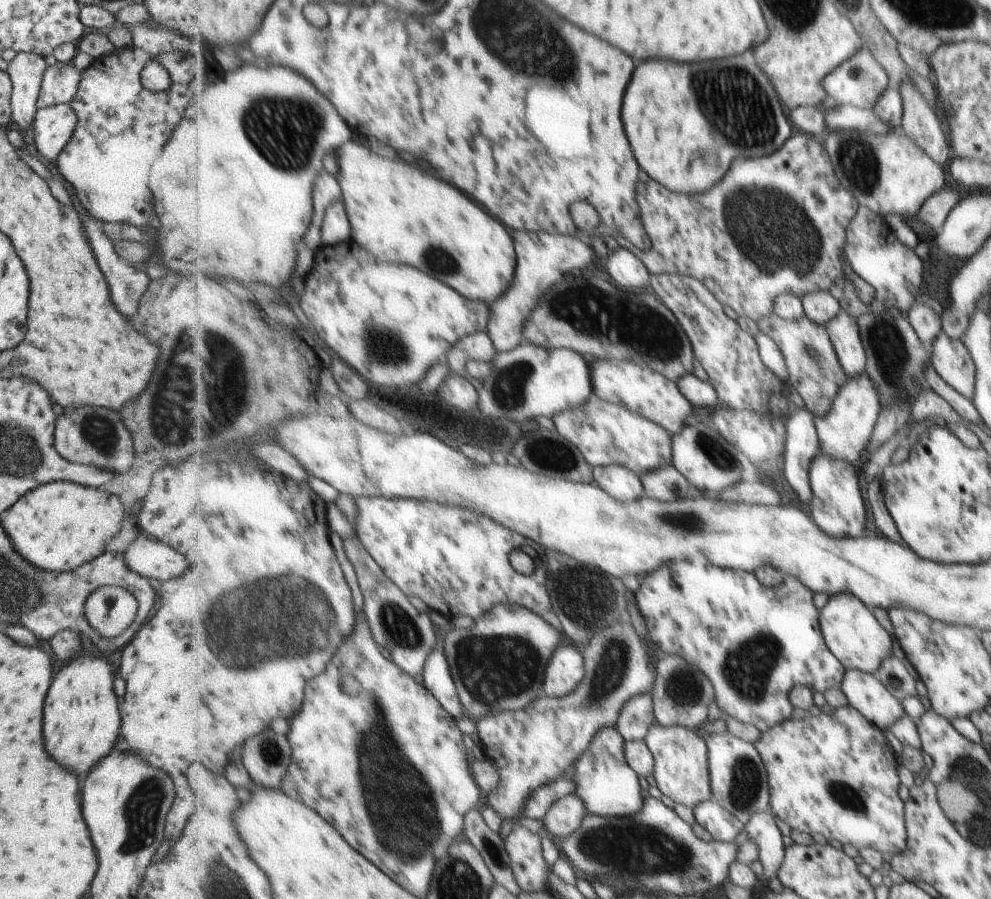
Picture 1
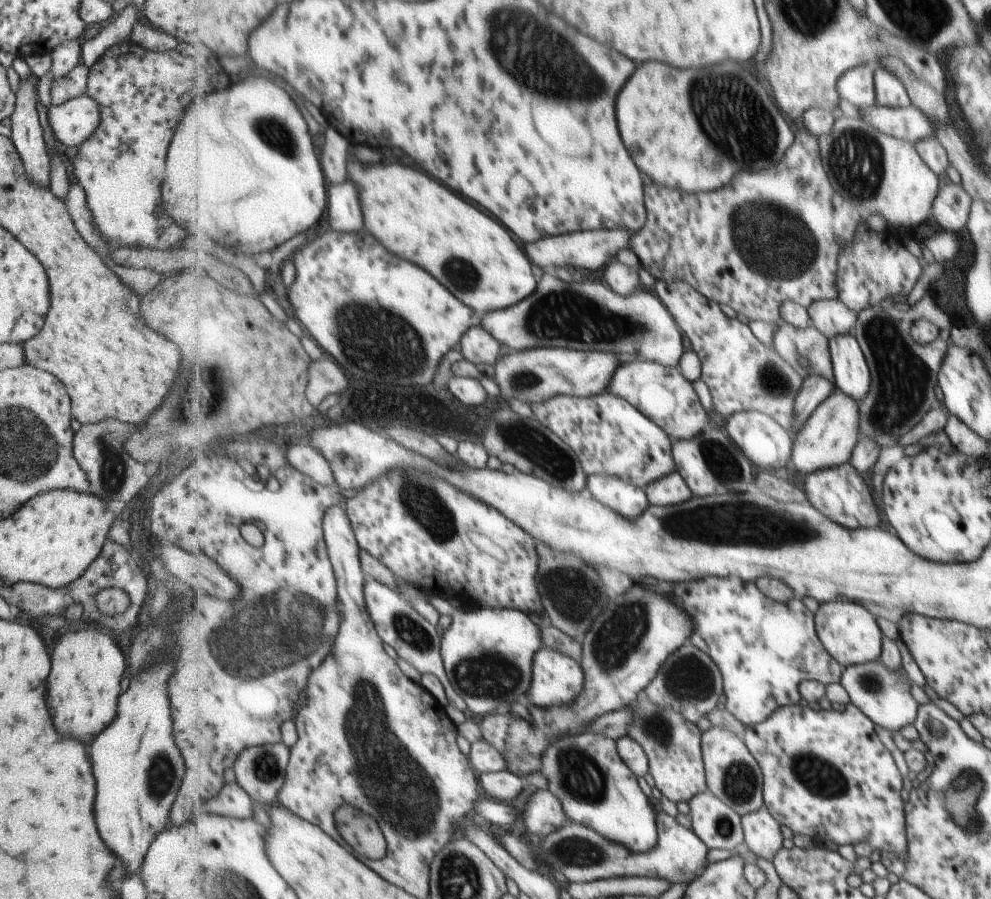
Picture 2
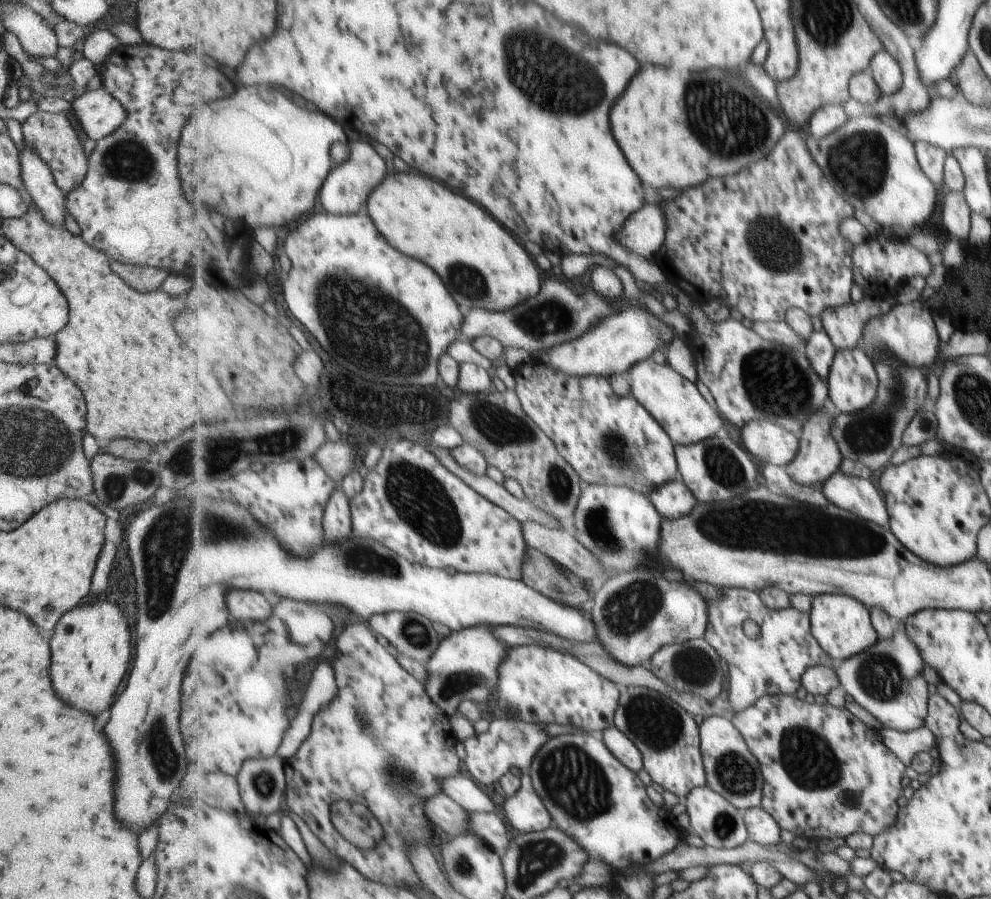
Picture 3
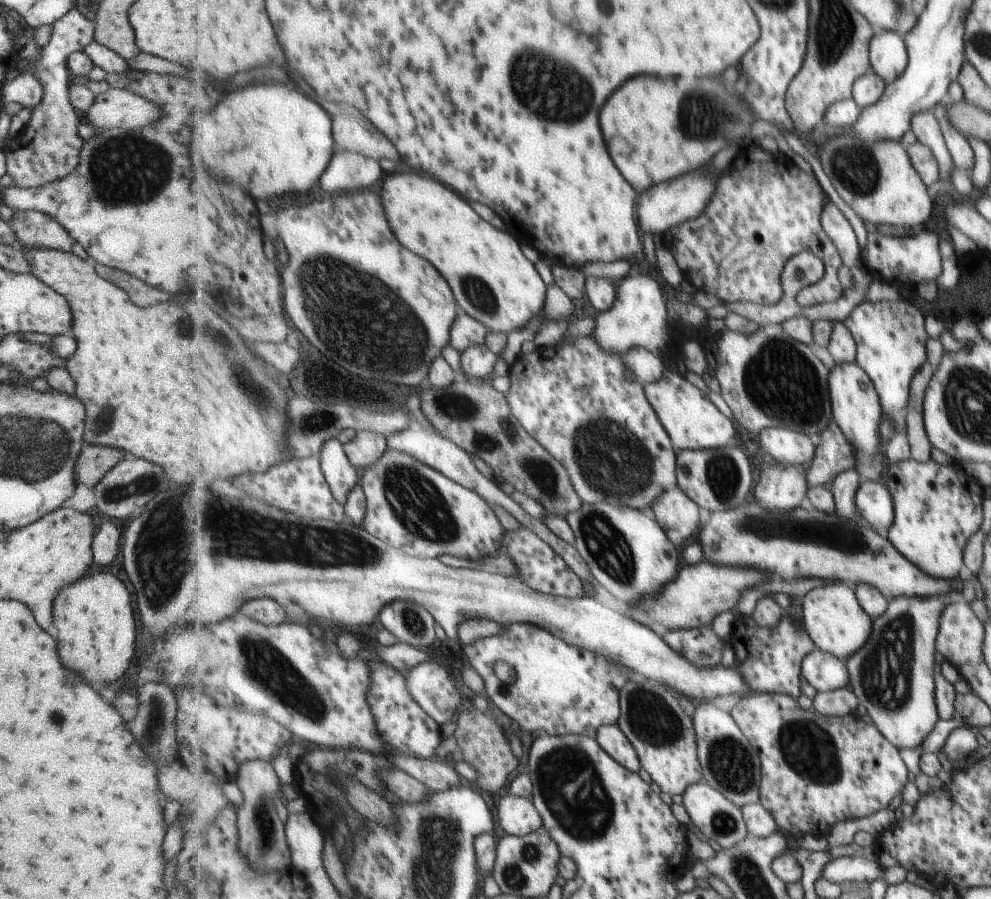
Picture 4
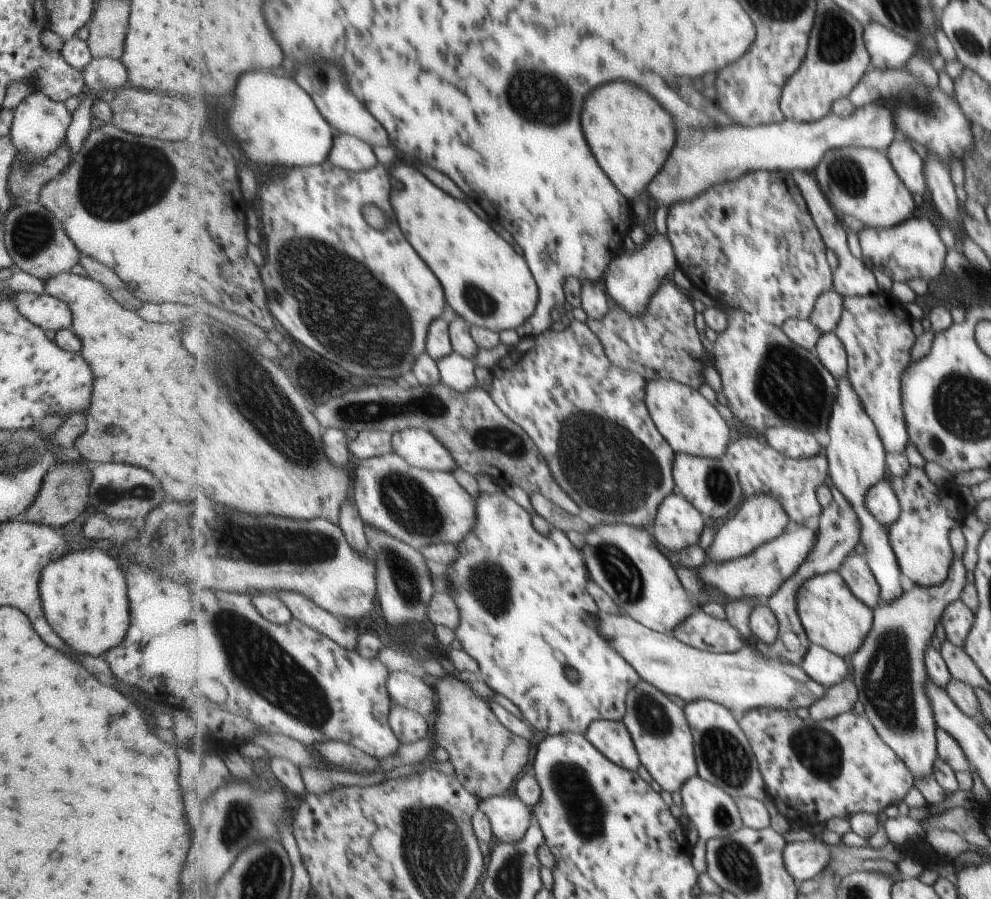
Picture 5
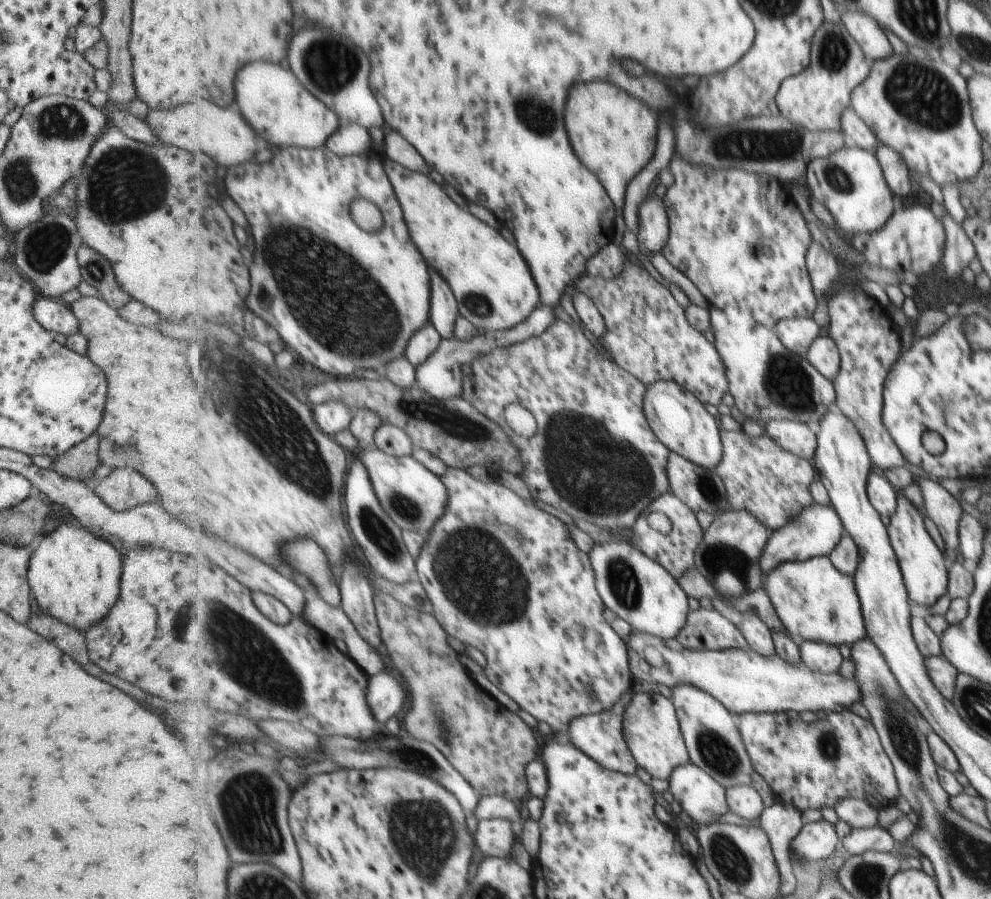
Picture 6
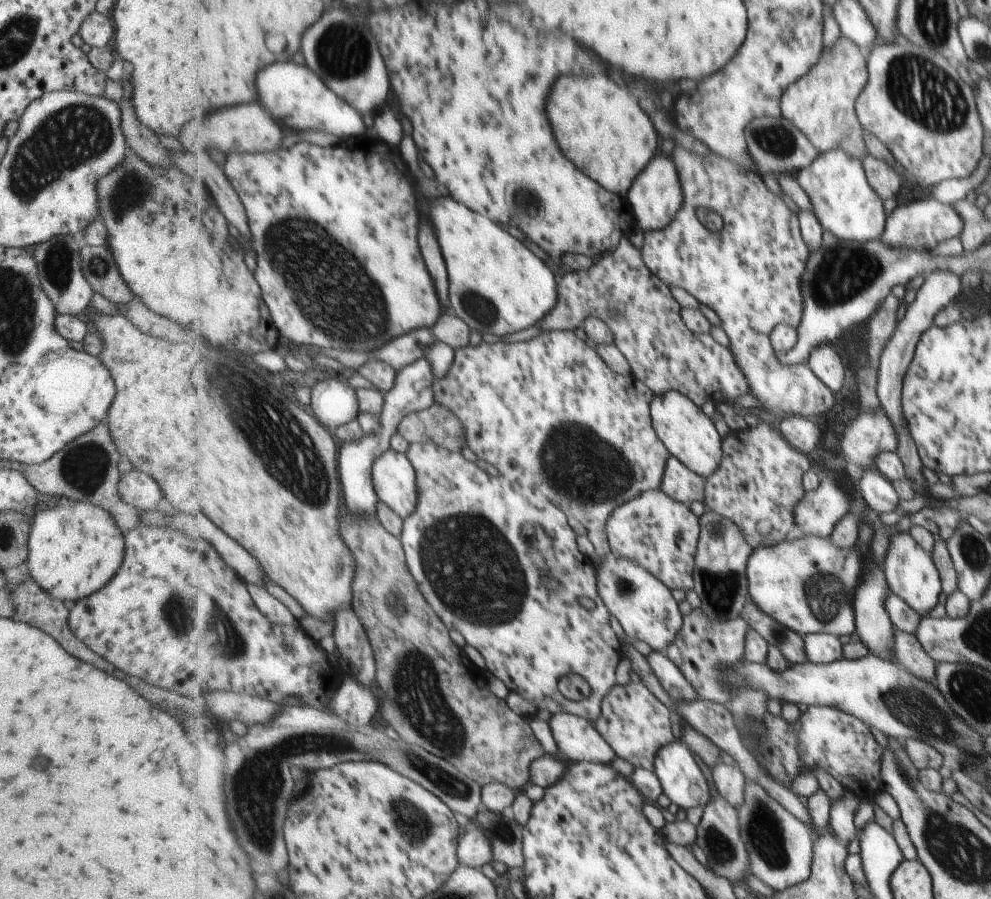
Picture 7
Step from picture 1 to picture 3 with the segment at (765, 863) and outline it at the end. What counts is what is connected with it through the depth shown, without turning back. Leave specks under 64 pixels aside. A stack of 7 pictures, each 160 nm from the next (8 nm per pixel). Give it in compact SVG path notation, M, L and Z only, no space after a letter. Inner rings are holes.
M762 806L747 809L744 812L744 821L748 826L749 839L763 847L782 844L782 828L772 814Z

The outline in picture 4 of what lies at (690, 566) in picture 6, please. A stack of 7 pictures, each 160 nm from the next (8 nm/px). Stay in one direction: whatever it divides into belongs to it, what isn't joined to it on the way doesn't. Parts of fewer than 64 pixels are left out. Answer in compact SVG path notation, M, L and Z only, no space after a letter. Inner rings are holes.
M679 485L657 497L652 509L678 548L679 544L689 544L687 540L694 540L699 534L699 505Z

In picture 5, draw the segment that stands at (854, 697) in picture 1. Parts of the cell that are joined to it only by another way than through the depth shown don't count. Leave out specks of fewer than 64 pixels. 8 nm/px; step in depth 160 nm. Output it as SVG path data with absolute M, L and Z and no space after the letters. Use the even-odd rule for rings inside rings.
M959 556L953 559L951 572L941 585L934 588L920 588L915 585L895 601L878 604L873 609L873 624L857 652L851 656L854 667L854 683L857 685L858 700L863 704L864 717L875 727L876 734L905 763L914 779L929 777L933 774L936 753L936 721L932 706L925 690L926 670L924 654L927 653L935 624L943 616L949 604L960 598L963 592L965 570Z

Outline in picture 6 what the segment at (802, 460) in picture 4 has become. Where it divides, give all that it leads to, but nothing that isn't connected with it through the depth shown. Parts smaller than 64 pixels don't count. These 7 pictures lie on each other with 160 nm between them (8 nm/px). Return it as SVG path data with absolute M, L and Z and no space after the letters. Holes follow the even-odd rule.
M773 419L765 424L765 434L777 441L779 446L797 456L813 461L818 438L807 423L789 419Z

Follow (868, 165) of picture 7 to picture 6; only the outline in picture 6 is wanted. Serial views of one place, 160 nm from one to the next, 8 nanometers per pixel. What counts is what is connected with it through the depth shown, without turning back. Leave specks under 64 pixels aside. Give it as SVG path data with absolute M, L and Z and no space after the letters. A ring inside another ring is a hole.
M878 142L873 153L880 163L889 190L892 190L895 196L907 196L912 188L909 183L908 168L901 155L881 142Z

